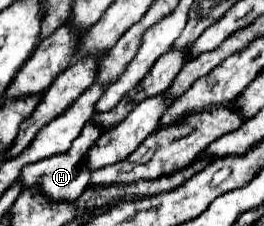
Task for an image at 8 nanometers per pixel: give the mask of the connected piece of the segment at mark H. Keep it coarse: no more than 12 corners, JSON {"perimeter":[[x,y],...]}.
{"perimeter":[[87,121],[69,151],[27,165],[25,187],[75,201],[91,179],[83,151],[103,125]]}

